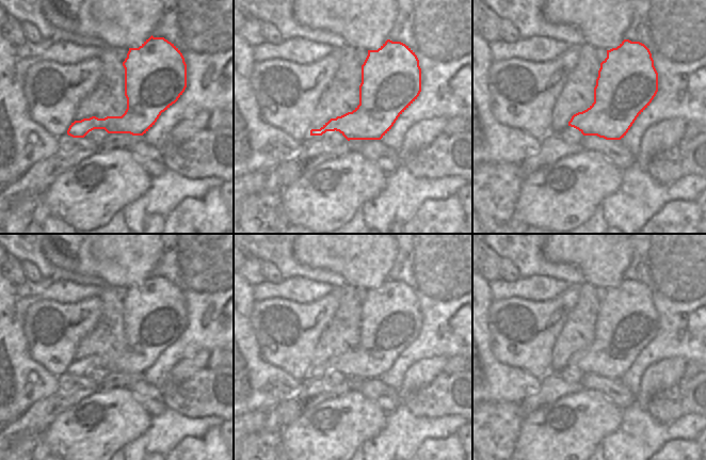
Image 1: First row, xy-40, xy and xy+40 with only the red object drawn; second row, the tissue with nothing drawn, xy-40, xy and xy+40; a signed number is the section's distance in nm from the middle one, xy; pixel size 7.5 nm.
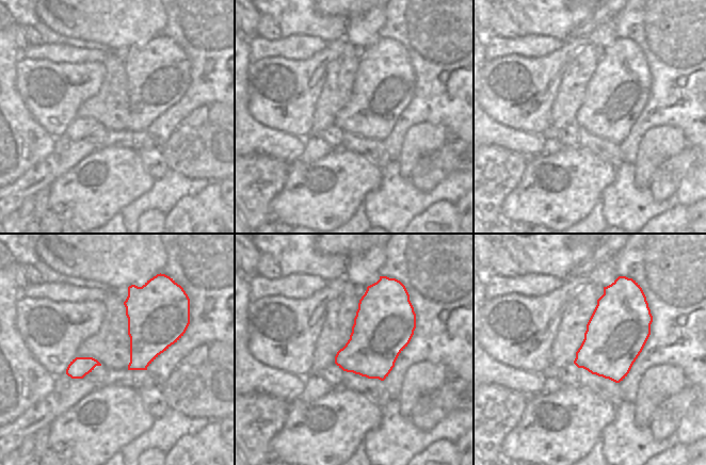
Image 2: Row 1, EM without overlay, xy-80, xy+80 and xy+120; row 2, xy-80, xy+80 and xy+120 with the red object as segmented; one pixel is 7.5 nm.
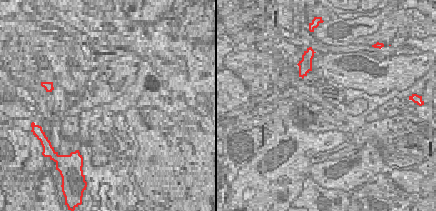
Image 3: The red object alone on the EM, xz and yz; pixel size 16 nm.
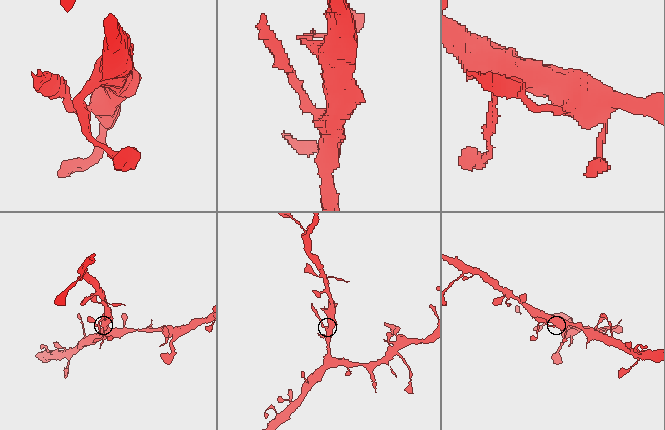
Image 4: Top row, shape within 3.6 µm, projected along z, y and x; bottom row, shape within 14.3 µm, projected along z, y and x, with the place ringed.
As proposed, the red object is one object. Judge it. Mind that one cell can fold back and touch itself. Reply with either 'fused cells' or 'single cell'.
fused cells

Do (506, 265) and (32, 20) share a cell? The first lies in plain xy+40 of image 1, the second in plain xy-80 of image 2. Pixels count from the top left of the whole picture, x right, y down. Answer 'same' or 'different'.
different

